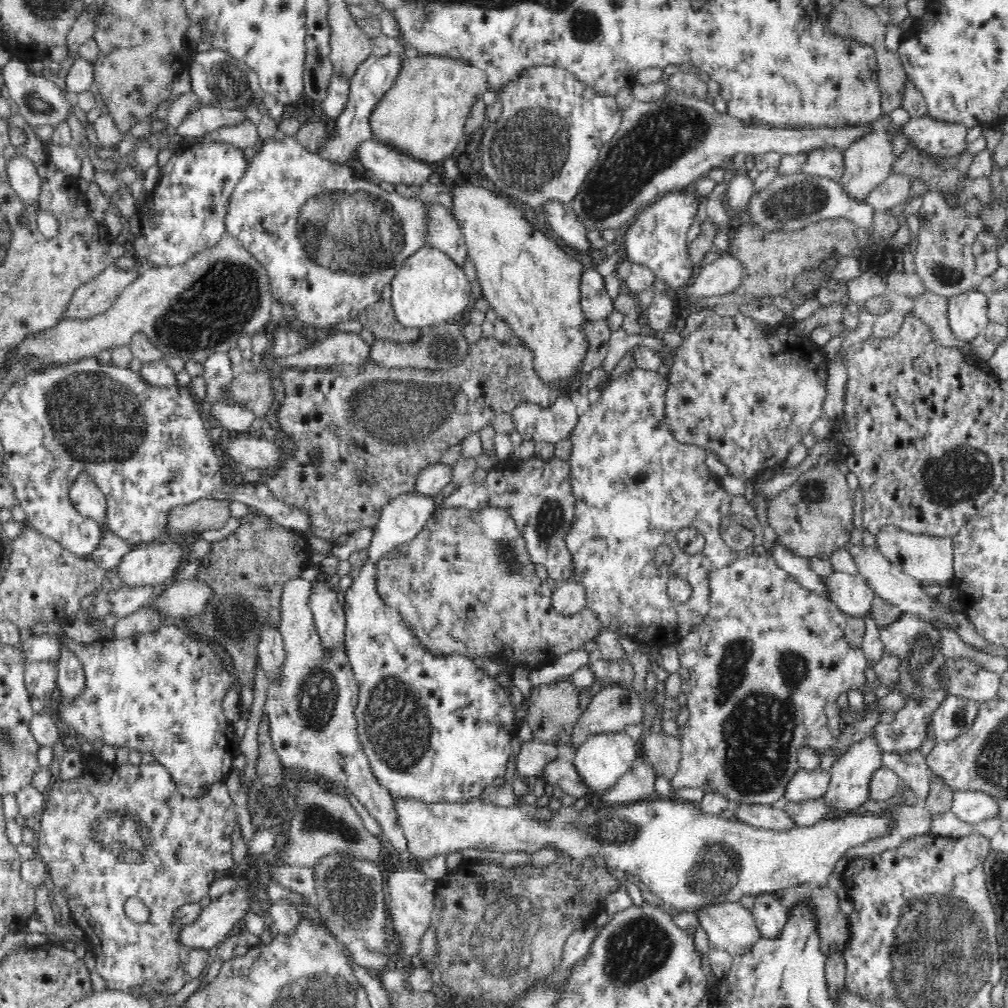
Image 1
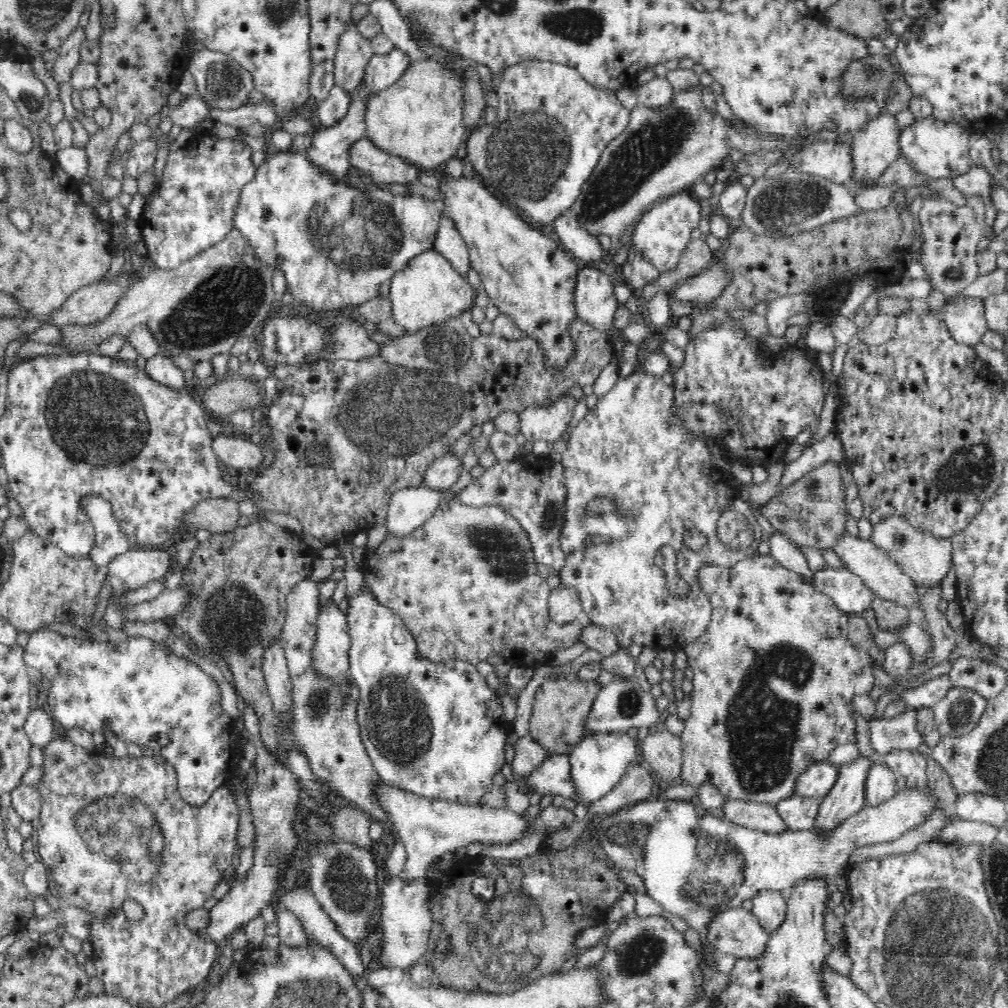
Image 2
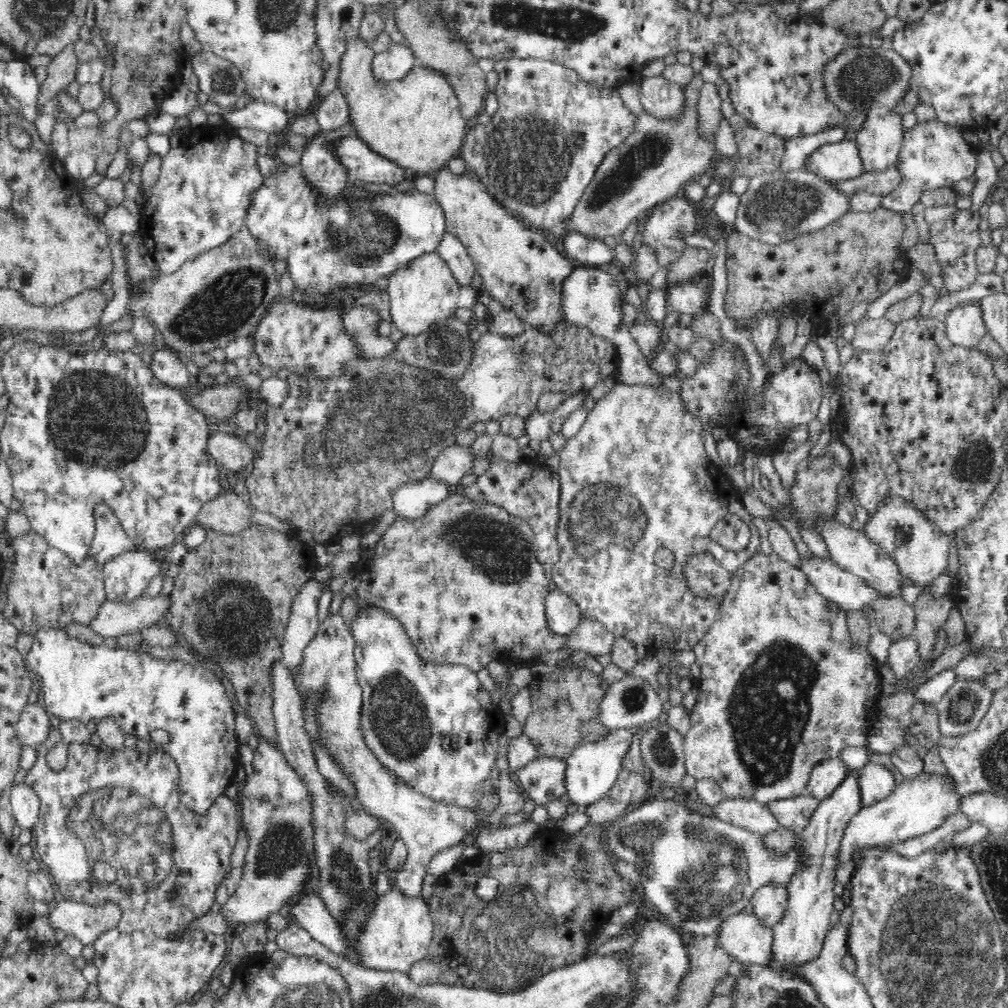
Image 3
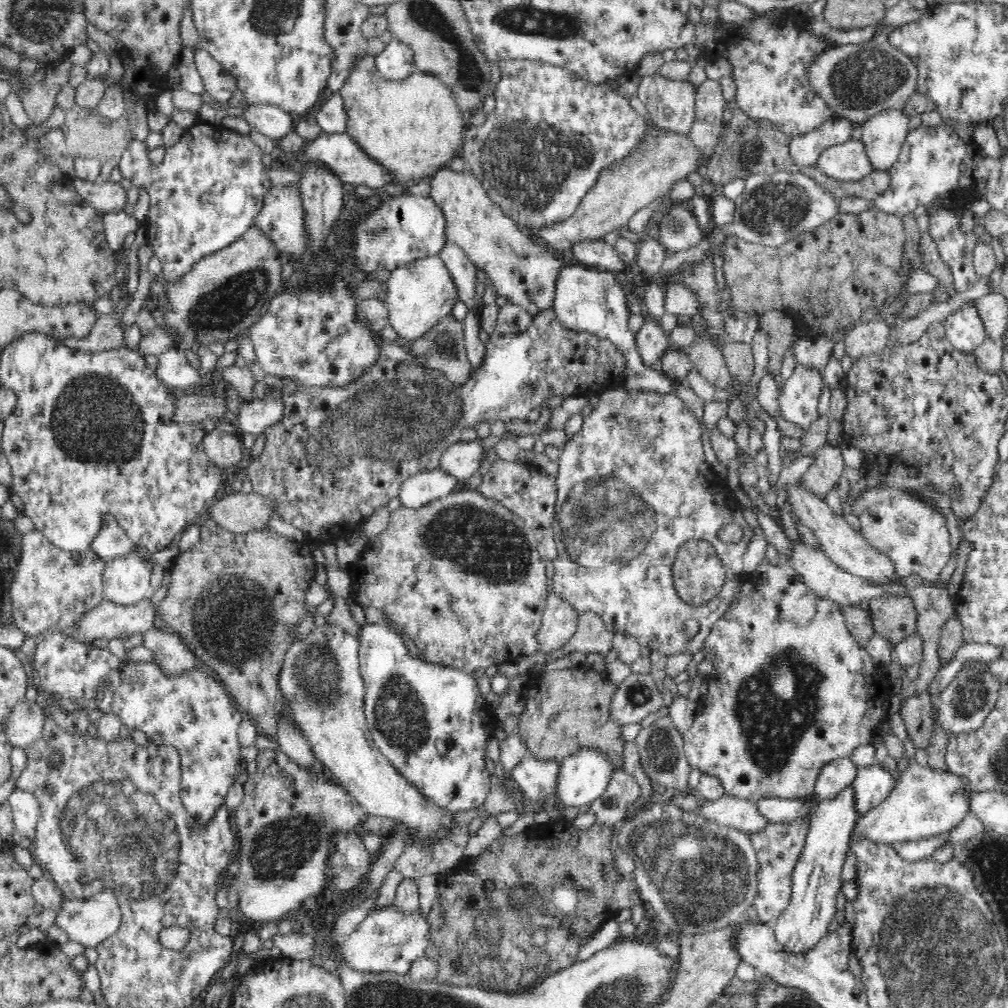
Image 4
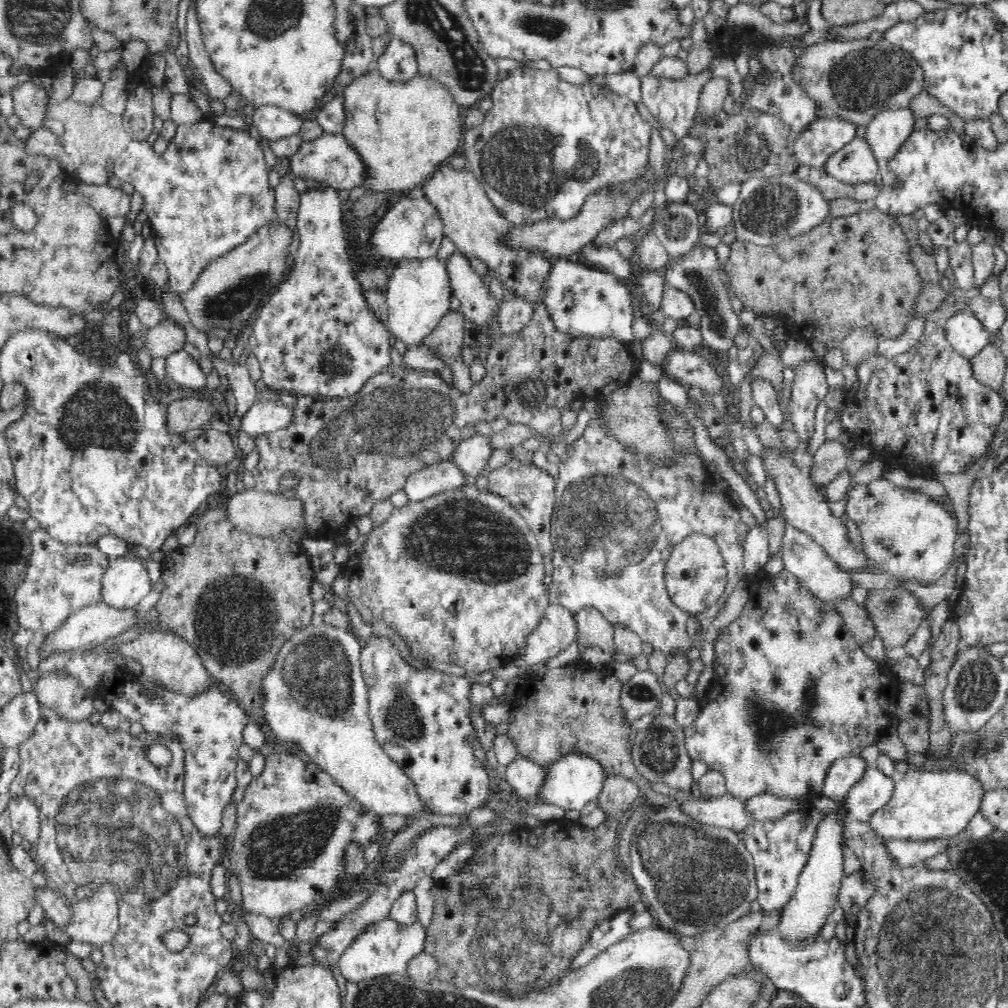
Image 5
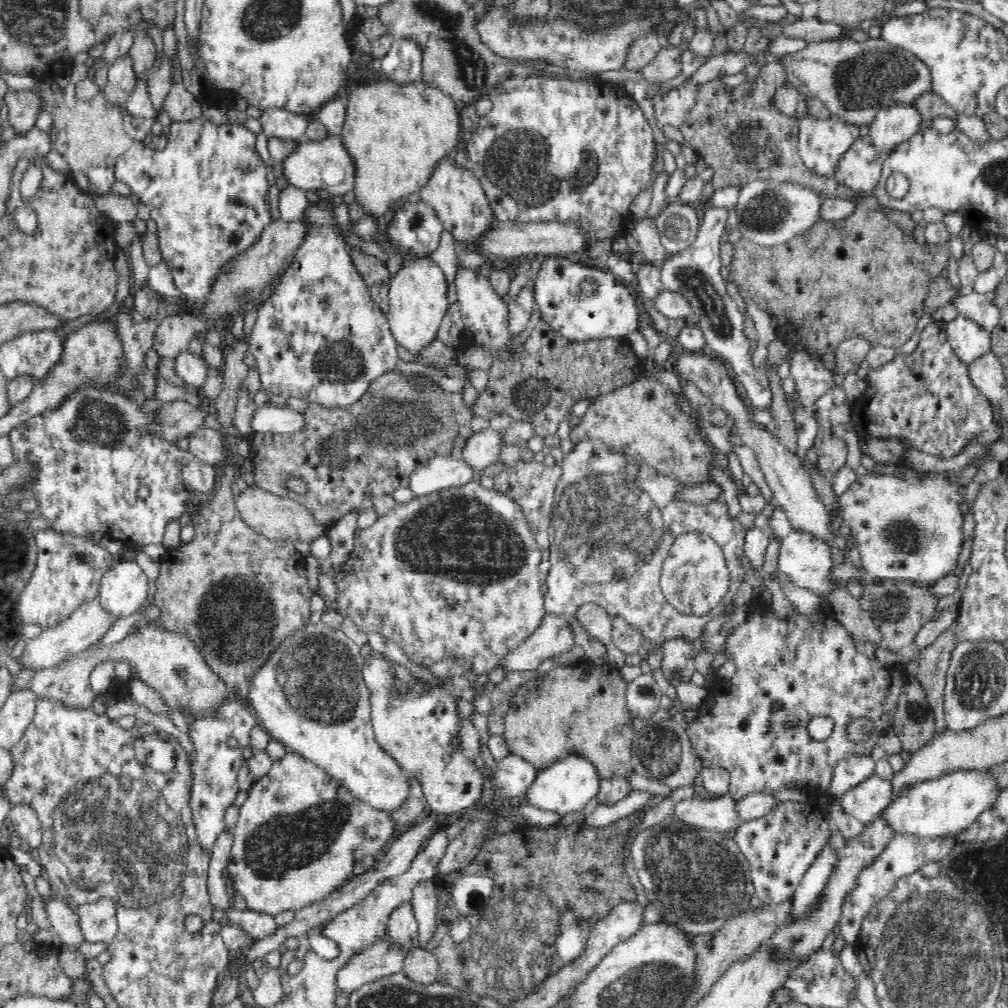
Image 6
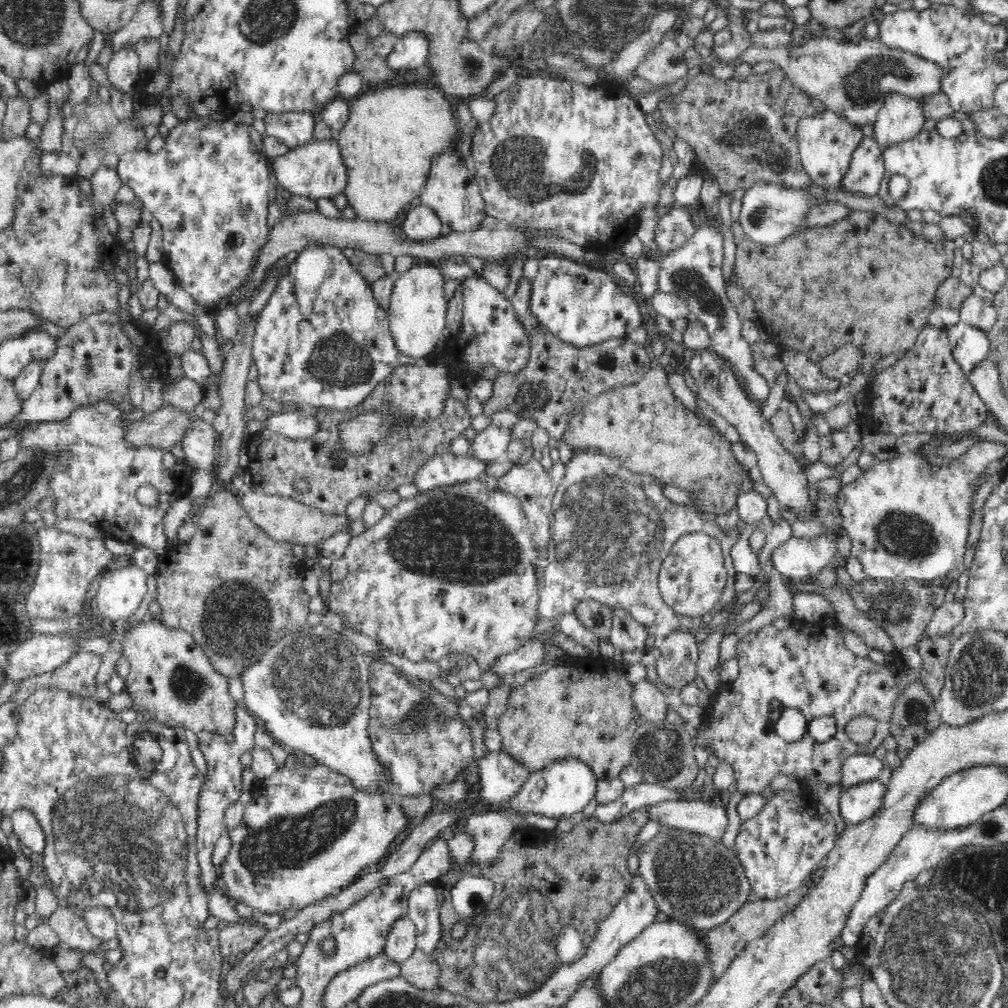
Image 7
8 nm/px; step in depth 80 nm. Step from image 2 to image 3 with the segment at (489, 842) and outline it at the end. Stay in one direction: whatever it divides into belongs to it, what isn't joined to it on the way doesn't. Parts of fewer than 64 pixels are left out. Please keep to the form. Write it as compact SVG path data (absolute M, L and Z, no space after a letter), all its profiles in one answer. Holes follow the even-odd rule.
M330 614L330 618L327 617L319 624L314 640L306 648L302 672L293 677L294 683L298 690L326 691L326 707L318 710L318 717L322 720L322 739L326 740L326 747L330 748L354 779L362 811L391 822L396 834L404 841L408 849L406 862L393 882L402 893L417 895L424 877L428 876L428 866L434 856L446 848L463 843L466 836L472 834L472 830L488 830L490 818L488 814L471 808L428 799L401 780L390 776L371 755L359 729L361 688L355 673L354 646L356 644L351 629L346 626L342 615Z

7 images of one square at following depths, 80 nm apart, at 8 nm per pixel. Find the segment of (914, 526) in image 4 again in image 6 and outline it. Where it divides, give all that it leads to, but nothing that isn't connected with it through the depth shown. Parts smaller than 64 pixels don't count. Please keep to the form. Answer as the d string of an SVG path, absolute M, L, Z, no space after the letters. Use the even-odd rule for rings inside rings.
M898 465L900 468L900 474L868 474L865 476L858 476L857 479L850 485L850 488L838 497L838 504L840 507L841 516L844 525L848 526L851 535L856 539L856 545L860 552L860 562L862 568L872 577L878 579L894 579L894 580L905 580L906 582L915 582L922 586L930 586L936 583L938 580L944 578L952 572L953 569L957 569L960 566L960 561L958 560L959 555L962 552L963 544L963 524L964 518L960 509L960 504L962 503L962 494L960 493L960 487L956 483L948 481L944 477L944 473L932 473L924 472L920 473L914 470L914 467L910 465Z

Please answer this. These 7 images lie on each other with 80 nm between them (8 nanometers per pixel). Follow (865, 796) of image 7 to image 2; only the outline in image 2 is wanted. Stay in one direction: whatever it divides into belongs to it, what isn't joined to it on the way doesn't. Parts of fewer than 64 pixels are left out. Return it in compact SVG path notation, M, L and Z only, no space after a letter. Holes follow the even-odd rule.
M877 763L870 768L866 778L866 806L878 806L892 799L899 791L896 773L885 764Z

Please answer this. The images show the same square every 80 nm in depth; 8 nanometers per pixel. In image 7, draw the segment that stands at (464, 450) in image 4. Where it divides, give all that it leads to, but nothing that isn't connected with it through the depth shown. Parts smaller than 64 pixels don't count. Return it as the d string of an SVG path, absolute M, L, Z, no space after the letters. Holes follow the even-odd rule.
M492 424L477 432L469 447L469 453L482 464L489 465L493 460L506 453L510 441L511 429Z

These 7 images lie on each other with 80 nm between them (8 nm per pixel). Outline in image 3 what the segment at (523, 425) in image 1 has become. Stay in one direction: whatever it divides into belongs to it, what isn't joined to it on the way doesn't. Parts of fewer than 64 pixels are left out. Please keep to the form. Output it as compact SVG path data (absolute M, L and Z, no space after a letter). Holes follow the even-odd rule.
M567 396L555 410L540 412L536 409L525 418L525 434L532 440L548 440L552 434L558 434L566 418L582 406L584 396Z

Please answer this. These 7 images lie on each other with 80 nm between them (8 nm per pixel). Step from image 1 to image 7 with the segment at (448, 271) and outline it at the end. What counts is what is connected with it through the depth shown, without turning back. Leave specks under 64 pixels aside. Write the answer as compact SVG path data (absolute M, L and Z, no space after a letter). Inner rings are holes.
M418 258L410 270L393 277L393 289L386 309L391 335L399 354L424 361L436 348L438 340L443 340L448 302L444 290L445 278L434 263L426 260L418 263Z

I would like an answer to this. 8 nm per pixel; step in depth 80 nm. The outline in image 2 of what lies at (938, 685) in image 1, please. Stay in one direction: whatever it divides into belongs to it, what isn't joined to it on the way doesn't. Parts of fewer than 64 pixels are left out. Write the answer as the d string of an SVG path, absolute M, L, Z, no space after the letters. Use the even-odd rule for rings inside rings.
M916 615L895 629L880 630L872 639L882 650L895 645L904 645L912 657L911 668L918 664L924 664L926 658L932 654L934 647L932 633ZM909 708L895 718L874 718L869 721L871 747L883 756L896 750L914 750L923 743L916 729L917 709Z

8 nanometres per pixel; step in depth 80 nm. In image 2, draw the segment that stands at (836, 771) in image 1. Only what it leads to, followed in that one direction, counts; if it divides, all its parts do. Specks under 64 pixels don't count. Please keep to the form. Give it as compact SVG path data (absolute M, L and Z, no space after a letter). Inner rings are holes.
M860 754L837 768L832 790L820 800L818 818L815 822L818 829L831 829L841 820L860 812L866 806L865 784L872 766L872 758Z

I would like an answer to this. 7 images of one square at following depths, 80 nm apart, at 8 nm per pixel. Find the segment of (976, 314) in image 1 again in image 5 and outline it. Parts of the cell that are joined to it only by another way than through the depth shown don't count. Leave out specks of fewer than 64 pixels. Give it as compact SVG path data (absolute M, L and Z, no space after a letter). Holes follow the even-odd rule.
M968 305L946 320L945 333L956 352L970 359L979 353L985 344L991 342L982 321L978 320Z

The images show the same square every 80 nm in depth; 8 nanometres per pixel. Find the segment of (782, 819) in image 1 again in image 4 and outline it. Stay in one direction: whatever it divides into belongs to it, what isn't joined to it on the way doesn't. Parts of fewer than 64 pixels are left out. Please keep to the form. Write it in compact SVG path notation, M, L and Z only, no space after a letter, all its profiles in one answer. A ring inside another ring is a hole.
M725 795L718 801L701 801L700 804L701 814L708 819L750 835L764 830L771 823L754 800Z

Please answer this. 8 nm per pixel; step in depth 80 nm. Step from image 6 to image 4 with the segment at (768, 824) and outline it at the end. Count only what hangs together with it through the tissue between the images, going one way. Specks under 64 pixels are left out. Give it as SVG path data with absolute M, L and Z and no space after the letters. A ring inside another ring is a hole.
M802 818L796 822L784 822L784 824L770 823L764 830L750 835L754 849L758 851L762 870L760 870L760 884L753 900L757 917L764 924L772 924L782 911L788 908L791 897L791 872L796 864L799 852L803 847L803 840L809 825L809 818Z

